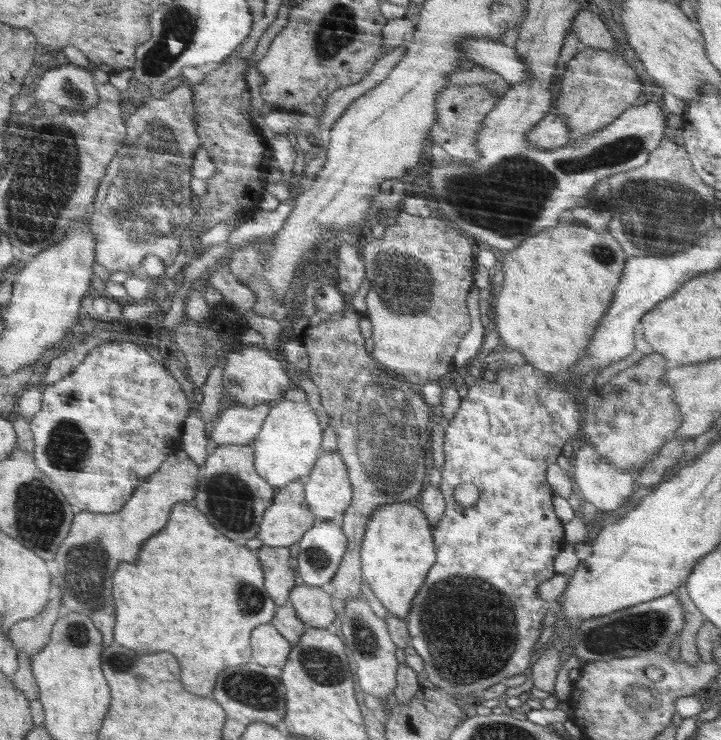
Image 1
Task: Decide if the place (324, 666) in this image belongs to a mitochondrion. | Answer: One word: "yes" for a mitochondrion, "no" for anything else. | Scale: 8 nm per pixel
yes

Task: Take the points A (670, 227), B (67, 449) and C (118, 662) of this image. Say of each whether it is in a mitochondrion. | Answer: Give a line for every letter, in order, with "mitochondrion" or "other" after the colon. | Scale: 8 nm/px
A: mitochondrion
B: mitochondrion
C: mitochondrion

